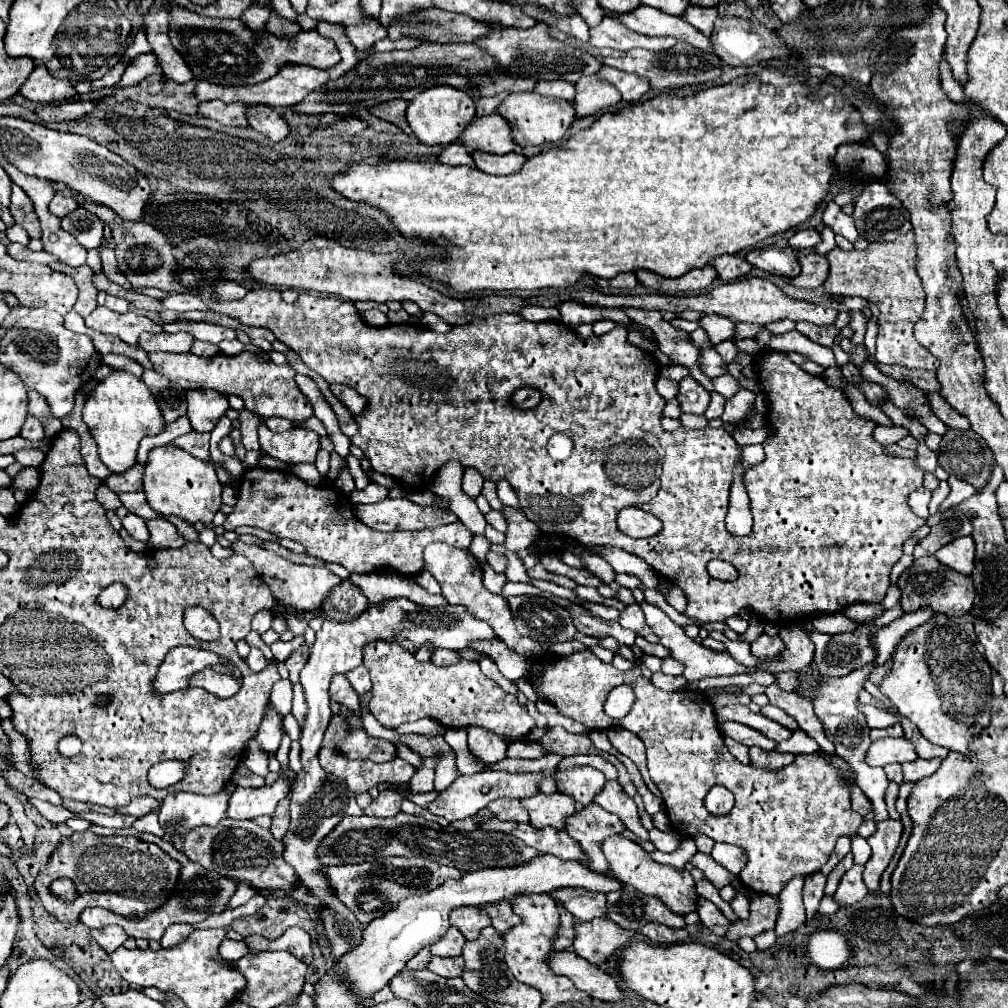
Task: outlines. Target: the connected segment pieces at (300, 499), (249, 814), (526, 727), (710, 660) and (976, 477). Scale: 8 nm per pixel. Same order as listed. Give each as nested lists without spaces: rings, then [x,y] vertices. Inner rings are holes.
[[[261,467],[247,469],[241,475],[237,505],[233,513],[227,515],[223,529],[233,531],[241,525],[261,527],[275,535],[295,539],[305,547],[307,555],[321,561],[339,563],[349,573],[373,573],[389,567],[399,571],[403,577],[415,577],[423,569],[423,549],[429,543],[443,541],[457,549],[469,549],[473,539],[473,533],[461,521],[425,531],[373,531],[353,515],[353,503],[349,495],[337,491],[331,485],[313,487],[289,471],[269,471]]]
[[[281,775],[273,785],[261,789],[237,787],[229,799],[227,817],[233,819],[253,819],[259,815],[273,815],[277,803],[287,795],[289,787]]]
[[[375,641],[365,645],[363,665],[369,669],[373,681],[371,711],[381,725],[401,725],[429,717],[447,727],[483,727],[507,743],[523,741],[535,729],[535,719],[519,705],[517,697],[505,693],[495,681],[485,677],[479,663],[459,661],[451,666],[435,667],[433,663],[415,661],[397,643]]]
[[[641,601],[639,605],[641,605],[641,609],[643,609],[643,613],[645,613],[645,619],[647,619],[647,625],[653,629],[653,633],[661,639],[661,643],[663,643],[667,649],[671,649],[671,655],[673,655],[677,661],[685,663],[685,673],[683,673],[683,677],[685,677],[689,683],[699,681],[699,679],[705,679],[705,677],[721,677],[721,675],[731,677],[731,675],[747,673],[745,665],[737,663],[727,651],[717,653],[717,651],[711,651],[711,649],[703,647],[701,643],[695,643],[693,639],[689,639],[689,637],[685,635],[683,627],[679,627],[677,623],[673,623],[673,621],[667,617],[667,613],[661,611],[659,607],[649,605],[647,601]]]
[[[947,429],[935,453],[939,467],[949,475],[971,483],[977,491],[989,483],[995,459],[987,443],[975,431]]]

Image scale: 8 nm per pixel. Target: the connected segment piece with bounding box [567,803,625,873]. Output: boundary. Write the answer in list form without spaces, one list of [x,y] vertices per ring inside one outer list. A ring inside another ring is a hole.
[[[597,803],[581,809],[579,813],[567,819],[567,833],[581,845],[581,849],[589,855],[589,869],[597,873],[609,871],[609,861],[605,859],[601,845],[607,837],[623,833],[625,825],[617,815],[607,813]]]

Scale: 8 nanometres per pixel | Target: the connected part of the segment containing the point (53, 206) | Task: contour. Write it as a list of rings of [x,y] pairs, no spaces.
[[[57,193],[57,195],[51,199],[51,203],[49,203],[49,213],[59,215],[59,217],[67,215],[67,213],[73,211],[73,209],[77,209],[77,201],[75,201],[73,197],[65,197],[65,195],[61,195],[61,193]]]

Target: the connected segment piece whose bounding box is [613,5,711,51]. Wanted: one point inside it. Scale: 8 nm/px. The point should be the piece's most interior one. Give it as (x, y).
(646, 20)

